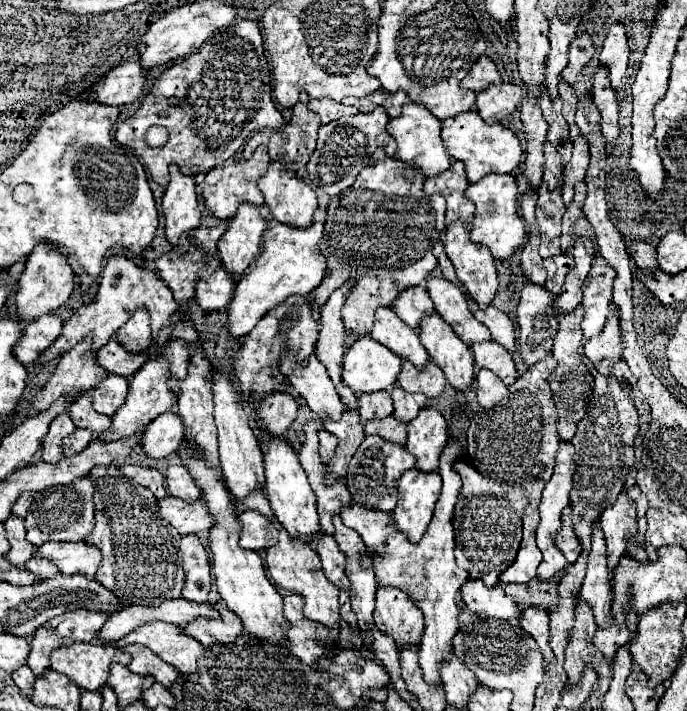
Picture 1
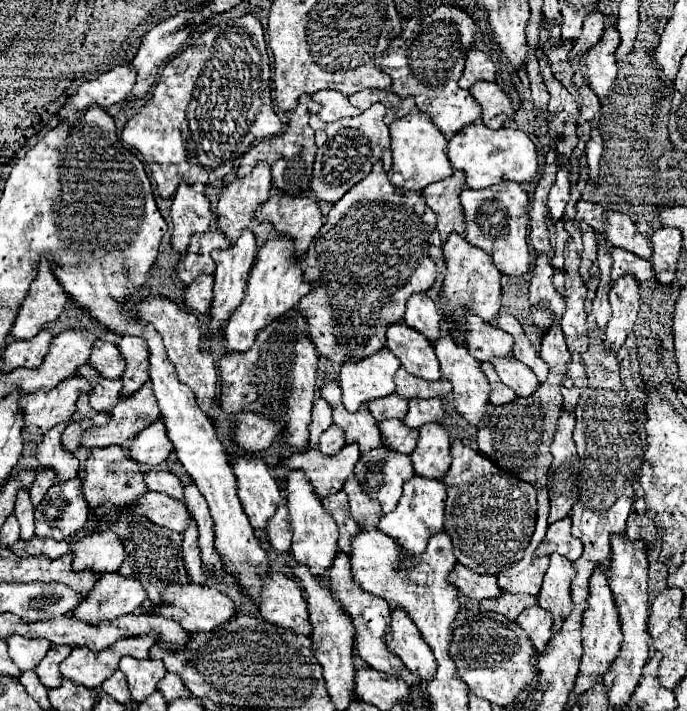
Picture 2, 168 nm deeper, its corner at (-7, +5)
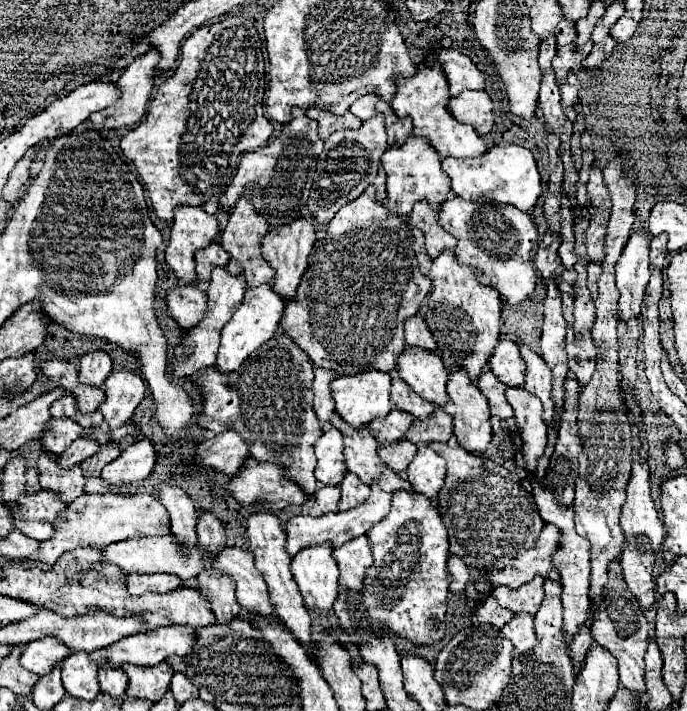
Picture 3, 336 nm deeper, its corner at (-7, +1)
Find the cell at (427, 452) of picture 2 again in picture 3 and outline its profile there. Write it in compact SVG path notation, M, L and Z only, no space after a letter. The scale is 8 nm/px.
M419 445L419 451L407 469L407 481L415 493L433 499L443 487L445 467L447 465L435 451L431 451L427 445Z

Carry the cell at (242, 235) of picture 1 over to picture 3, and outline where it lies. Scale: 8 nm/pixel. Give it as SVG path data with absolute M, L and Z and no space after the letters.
M217 267L213 271L209 291L207 291L209 307L207 307L205 317L189 333L185 333L183 341L173 349L173 353L169 357L169 371L175 377L193 377L201 369L215 365L217 349L219 349L219 333L225 327L225 323L231 319L231 315L239 309L239 305L243 301L243 293L245 293L245 279L243 277L229 275L225 267Z

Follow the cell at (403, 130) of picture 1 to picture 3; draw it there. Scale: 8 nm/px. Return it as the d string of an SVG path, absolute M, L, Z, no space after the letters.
M409 137L403 147L391 147L381 157L383 169L387 173L387 211L389 215L407 217L417 201L427 201L433 209L439 209L451 191L451 181L441 169L441 157L435 149L421 137Z

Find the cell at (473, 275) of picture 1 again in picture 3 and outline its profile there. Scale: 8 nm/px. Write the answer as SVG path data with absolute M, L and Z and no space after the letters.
M443 251L443 255L433 261L427 277L431 279L433 289L429 293L425 323L437 343L437 351L449 371L463 369L469 373L471 381L477 383L483 365L489 361L495 345L499 343L499 293L493 287L479 285L471 267L459 267L451 251Z

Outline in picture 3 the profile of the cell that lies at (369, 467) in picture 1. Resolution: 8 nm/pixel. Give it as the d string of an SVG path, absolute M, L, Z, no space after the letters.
M377 483L371 485L371 495L357 507L343 511L343 513L327 513L323 517L311 517L311 515L295 515L287 521L287 553L299 553L305 547L315 547L315 545L331 545L333 549L345 545L347 541L365 535L379 519L387 515L387 509L391 507L391 495L387 491L381 491Z

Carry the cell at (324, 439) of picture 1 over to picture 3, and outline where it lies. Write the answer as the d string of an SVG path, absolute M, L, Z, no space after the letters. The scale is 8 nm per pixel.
M329 429L323 433L315 445L315 455L317 455L317 469L315 477L323 485L337 487L345 473L345 457L343 457L343 435L337 429Z

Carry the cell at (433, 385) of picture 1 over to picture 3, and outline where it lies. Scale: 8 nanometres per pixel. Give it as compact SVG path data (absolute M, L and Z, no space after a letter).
M397 373L391 375L391 403L395 409L411 413L415 419L427 419L435 407L431 407L429 403L423 403L423 399L419 399L419 395L415 395L415 391L411 391L407 387L407 383L403 383L403 379L399 379Z

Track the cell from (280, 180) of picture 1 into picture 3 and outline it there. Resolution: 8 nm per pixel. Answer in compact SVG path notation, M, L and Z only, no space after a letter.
M299 219L295 223L289 223L287 227L277 227L271 229L265 239L263 239L263 257L265 261L275 269L275 281L273 281L273 291L281 295L285 301L295 299L299 281L307 269L307 257L315 245L315 229L307 219Z

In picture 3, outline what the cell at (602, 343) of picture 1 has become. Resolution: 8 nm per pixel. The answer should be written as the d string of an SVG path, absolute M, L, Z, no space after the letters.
M633 231L617 261L615 269L617 269L617 287L621 291L621 297L619 297L619 319L621 321L629 321L631 317L637 317L641 311L645 285L649 281L649 243L651 243L651 237L647 231Z

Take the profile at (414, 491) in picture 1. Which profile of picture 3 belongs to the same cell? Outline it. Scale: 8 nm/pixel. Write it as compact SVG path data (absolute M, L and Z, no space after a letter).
M397 491L393 495L387 517L375 523L371 531L367 533L367 537L373 551L373 565L365 573L365 579L363 579L365 589L359 593L359 603L355 609L357 627L375 635L391 633L411 641L413 645L439 643L445 637L447 593L449 593L449 581L451 581L451 575L447 571L449 541L447 541L447 531L441 523L439 511L431 507L431 501L423 495Z

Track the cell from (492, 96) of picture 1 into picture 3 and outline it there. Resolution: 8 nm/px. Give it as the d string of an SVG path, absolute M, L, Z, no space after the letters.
M463 91L449 99L447 109L459 123L473 125L479 135L487 135L493 127L493 103L485 91Z

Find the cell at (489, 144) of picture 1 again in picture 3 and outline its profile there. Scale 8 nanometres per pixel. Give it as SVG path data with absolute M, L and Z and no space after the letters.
M509 143L495 145L477 159L443 159L443 171L449 175L453 183L453 193L467 201L477 201L479 197L487 197L499 203L513 205L519 211L531 213L541 195L541 179L533 153L519 145L509 145Z

